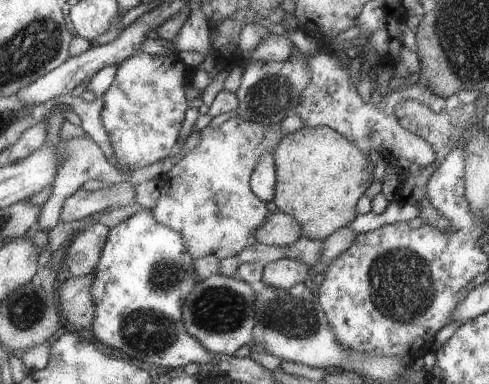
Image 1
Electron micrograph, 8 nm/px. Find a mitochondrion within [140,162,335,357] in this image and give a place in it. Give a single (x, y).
(214, 310)

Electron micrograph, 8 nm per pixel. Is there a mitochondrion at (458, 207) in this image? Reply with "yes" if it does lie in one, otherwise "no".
no

